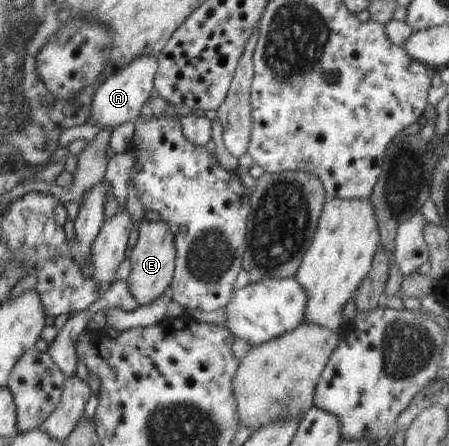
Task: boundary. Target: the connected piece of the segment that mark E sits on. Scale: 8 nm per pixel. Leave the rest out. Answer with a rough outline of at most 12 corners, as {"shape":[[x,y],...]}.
{"shape":[[162,219],[138,223],[129,291],[140,305],[168,290],[175,240]]}

